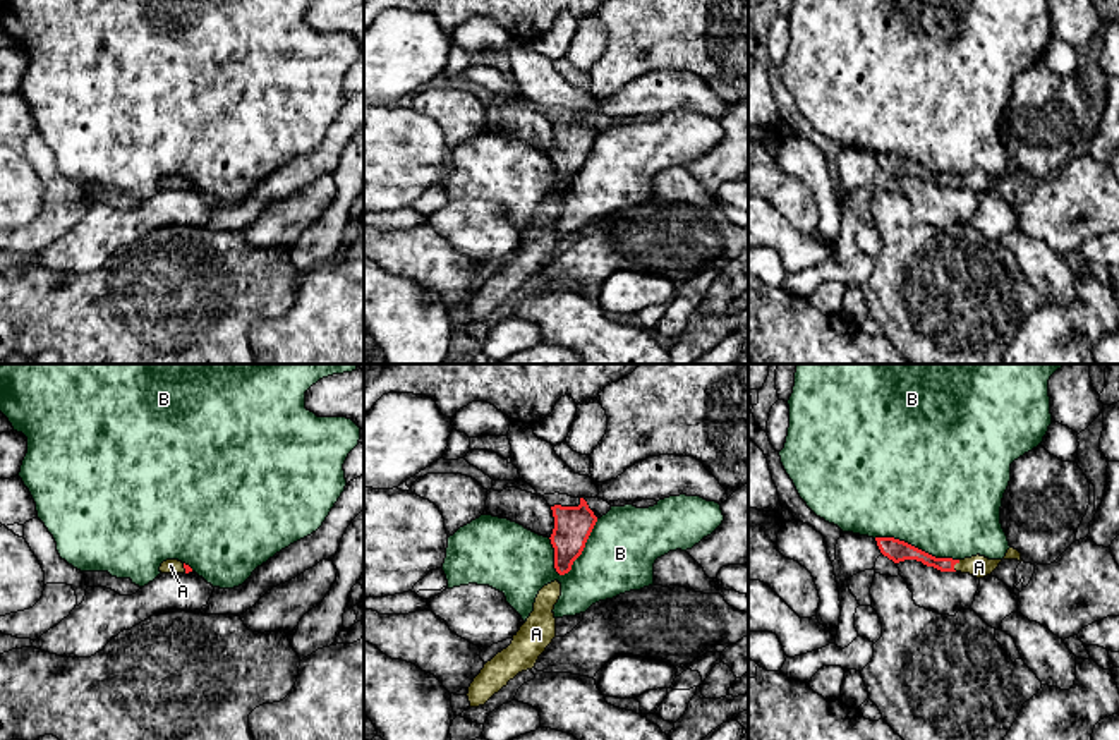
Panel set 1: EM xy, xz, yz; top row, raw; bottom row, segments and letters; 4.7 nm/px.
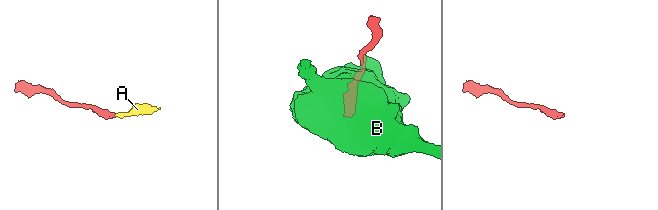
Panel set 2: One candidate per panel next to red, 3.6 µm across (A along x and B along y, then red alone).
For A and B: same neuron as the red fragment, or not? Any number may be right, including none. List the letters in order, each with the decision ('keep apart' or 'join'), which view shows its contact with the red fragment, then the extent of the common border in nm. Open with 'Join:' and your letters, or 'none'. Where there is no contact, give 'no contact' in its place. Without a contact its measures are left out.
Join: A
A: join; contact in yz; length 60 nm
B: keep apart; contact in xz; length 320 nm

